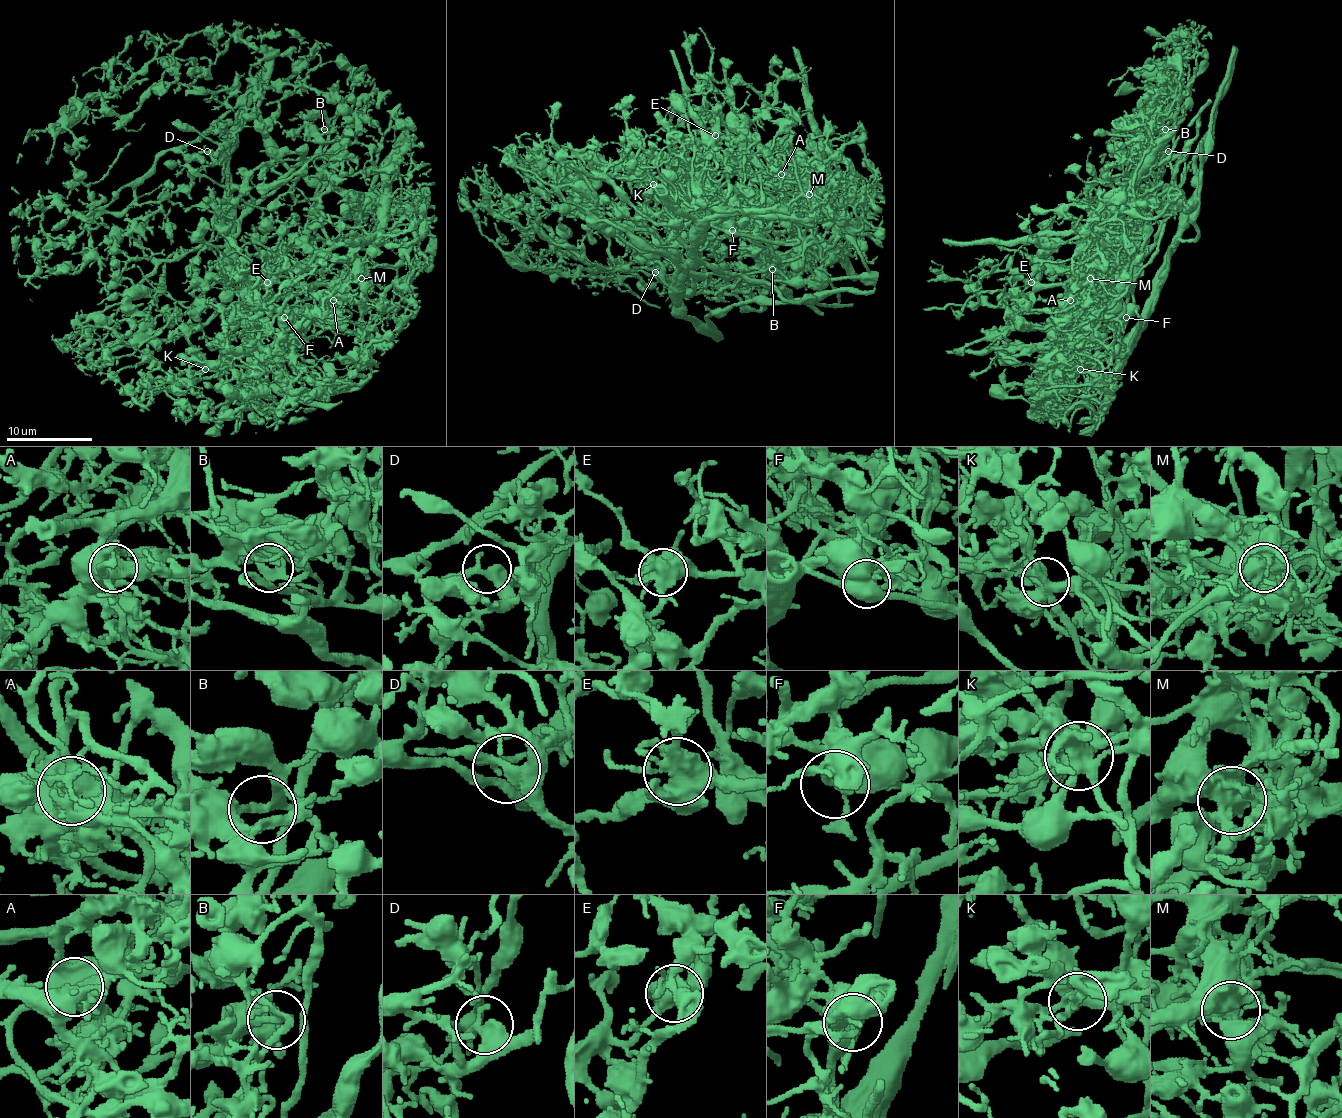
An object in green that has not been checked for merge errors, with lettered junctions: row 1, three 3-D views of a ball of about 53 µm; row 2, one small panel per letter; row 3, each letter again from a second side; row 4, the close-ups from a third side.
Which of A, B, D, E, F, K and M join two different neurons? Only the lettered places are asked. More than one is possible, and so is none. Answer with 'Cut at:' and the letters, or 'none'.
Cut at: A, E, F, K, M

